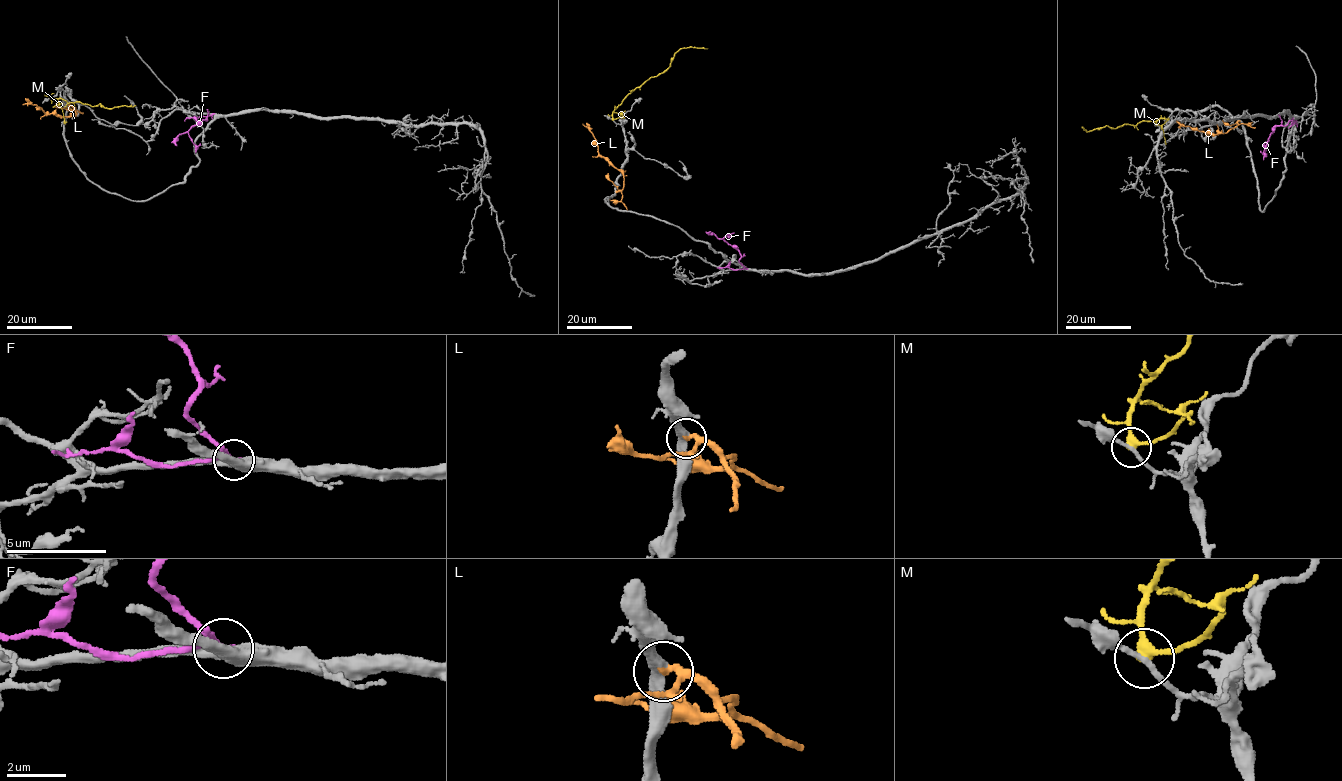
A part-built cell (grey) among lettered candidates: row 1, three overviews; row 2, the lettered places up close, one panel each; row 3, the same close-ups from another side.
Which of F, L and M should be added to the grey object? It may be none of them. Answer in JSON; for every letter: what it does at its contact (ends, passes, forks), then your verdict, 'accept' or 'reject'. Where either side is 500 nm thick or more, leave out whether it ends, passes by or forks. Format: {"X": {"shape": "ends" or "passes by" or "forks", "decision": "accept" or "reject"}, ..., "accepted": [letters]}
{"F": {"shape": "forks", "decision": "reject"}, "L": {"shape": "passes by", "decision": "accept"}, "M": {"shape": "passes by", "decision": "reject"}, "accepted": ["L"]}

